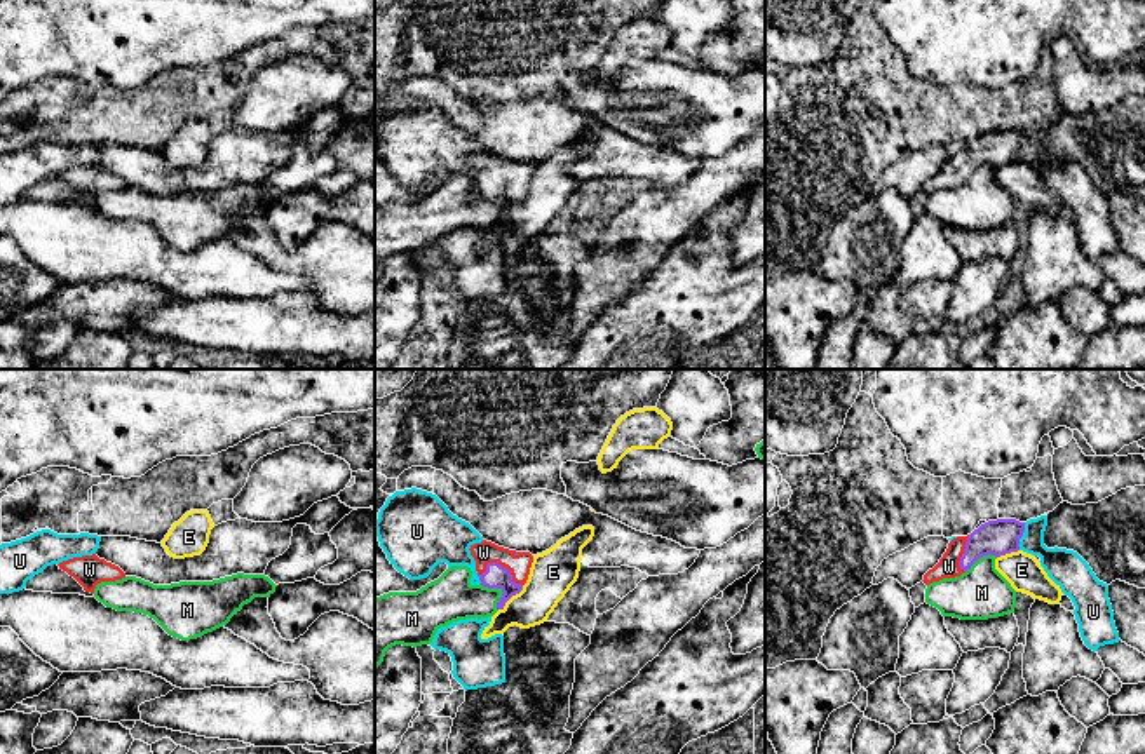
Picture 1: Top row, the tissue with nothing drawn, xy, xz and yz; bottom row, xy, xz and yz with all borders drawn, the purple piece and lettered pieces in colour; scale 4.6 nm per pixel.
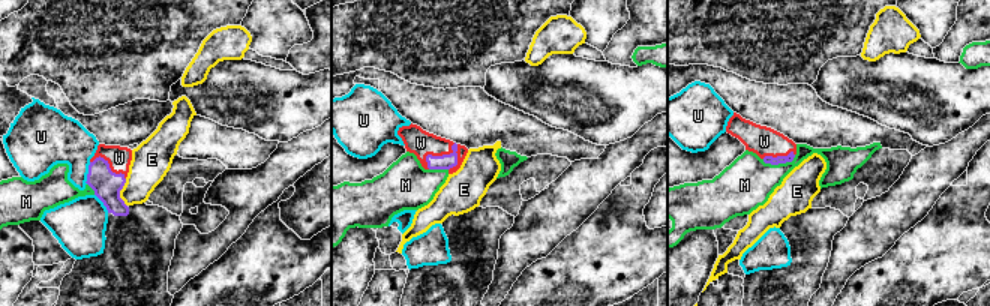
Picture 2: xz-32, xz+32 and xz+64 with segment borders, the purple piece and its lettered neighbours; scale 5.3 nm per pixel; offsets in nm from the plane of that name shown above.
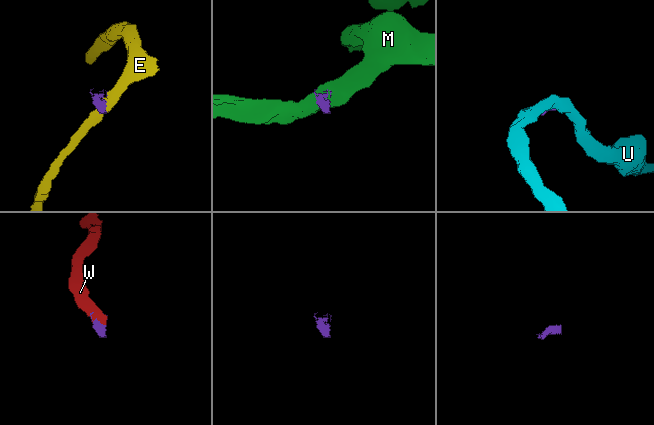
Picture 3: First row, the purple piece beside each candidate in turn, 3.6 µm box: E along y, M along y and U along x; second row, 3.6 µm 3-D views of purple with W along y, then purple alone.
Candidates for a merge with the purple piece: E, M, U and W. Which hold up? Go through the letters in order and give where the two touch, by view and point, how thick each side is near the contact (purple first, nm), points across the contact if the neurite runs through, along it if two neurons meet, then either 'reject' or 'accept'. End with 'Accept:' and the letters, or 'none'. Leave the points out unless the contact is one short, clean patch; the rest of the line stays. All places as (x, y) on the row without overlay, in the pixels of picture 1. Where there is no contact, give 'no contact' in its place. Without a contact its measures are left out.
E: meets purple in xz at (511, 206); 110 nm thick on the purple side, 200 nm on the other; border along xz (523, 195), (499, 220); reject
M: meets purple in xz at (502, 201); 110 nm thick on the purple side, 220 nm on the other; border along xz (480, 194), (502, 202), (497, 220); reject
U: meets purple in yz at (1022, 145); 170 nm thick on the purple side, 160 nm on the other; border along yz (1025, 133), (1018, 159); reject
W: meets purple in xz at (499, 175); 110 nm thick on the purple side, 100 nm on the other; runs through xz (495, 187), (499, 175), (483, 162); accept
Accept: W

